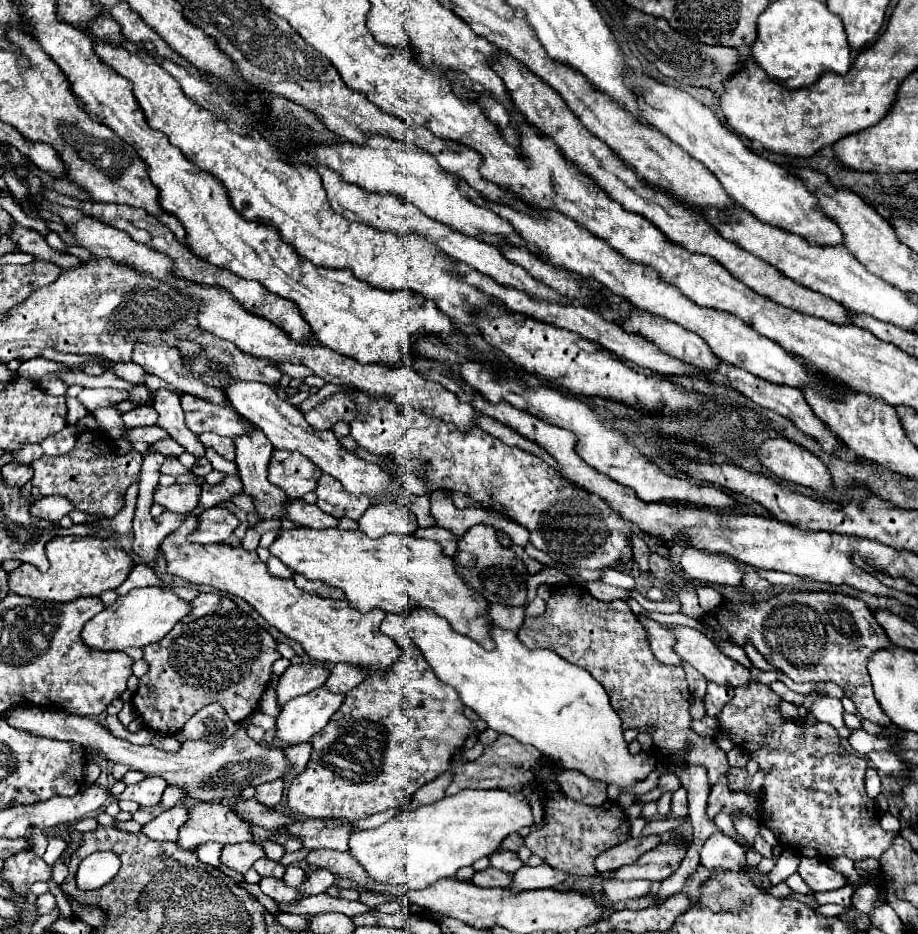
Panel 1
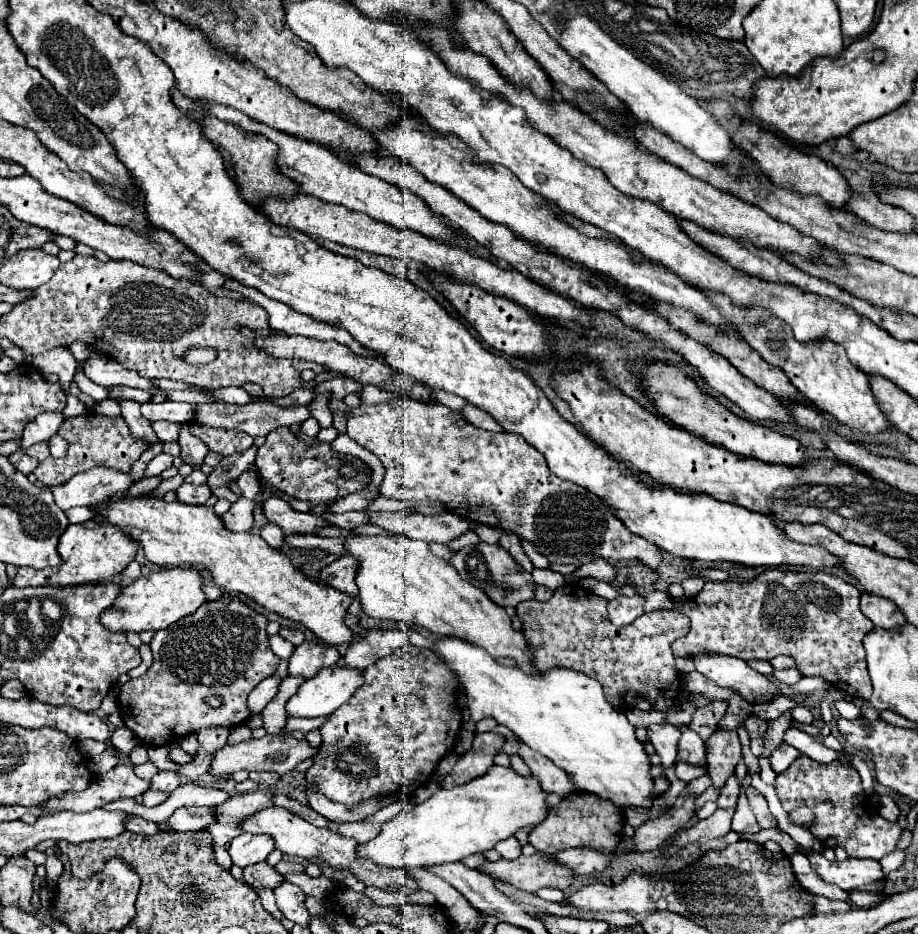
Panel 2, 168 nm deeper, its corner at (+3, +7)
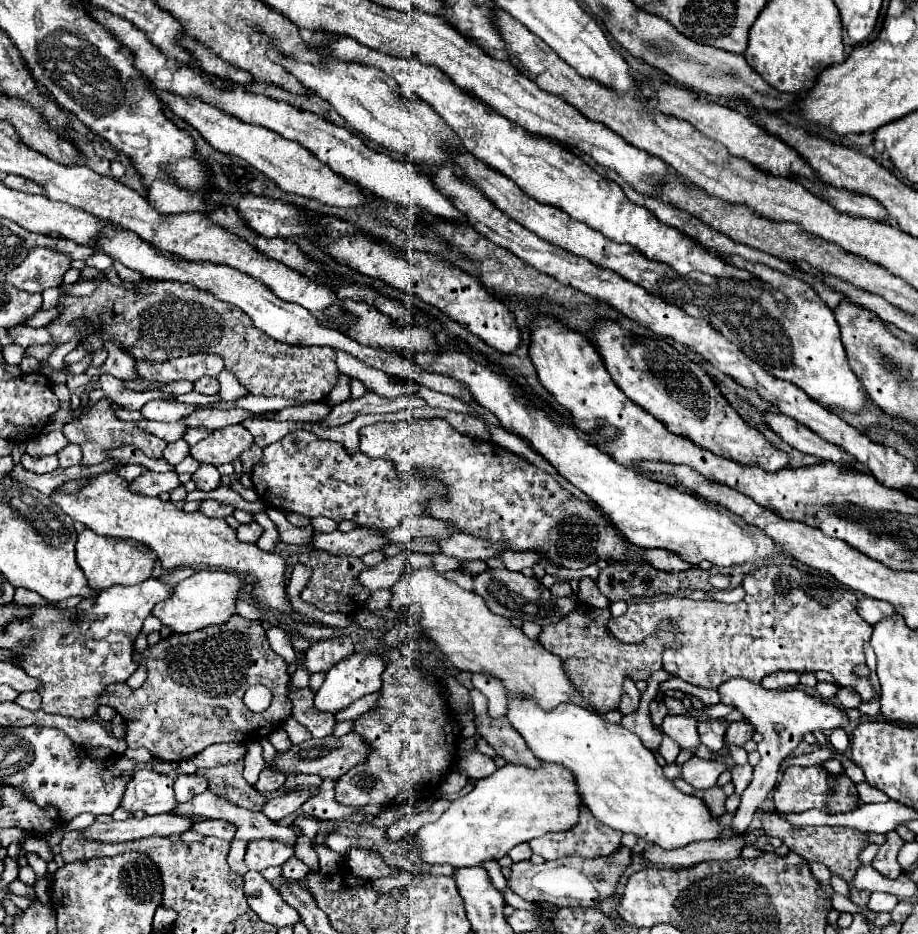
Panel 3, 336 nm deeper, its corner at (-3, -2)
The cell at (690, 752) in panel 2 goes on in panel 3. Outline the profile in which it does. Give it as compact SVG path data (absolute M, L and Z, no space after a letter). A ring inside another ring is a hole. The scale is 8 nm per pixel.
M668 715L662 721L662 733L672 737L682 749L688 749L692 753L696 753L700 745L696 727L698 727L696 715Z

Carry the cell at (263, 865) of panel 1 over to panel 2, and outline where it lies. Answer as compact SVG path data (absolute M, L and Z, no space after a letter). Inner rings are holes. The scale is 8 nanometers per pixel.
M258 862L258 864L246 866L244 872L242 872L242 880L254 890L262 890L262 888L274 890L284 882L282 876L266 862Z

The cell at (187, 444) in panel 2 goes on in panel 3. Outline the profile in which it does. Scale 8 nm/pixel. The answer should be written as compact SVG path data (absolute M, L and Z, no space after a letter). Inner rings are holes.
M200 463L198 469L196 469L196 473L192 475L192 479L196 481L198 489L202 489L202 491L212 491L212 489L216 489L218 483L220 483L220 473L218 473L218 469L216 469L214 465Z

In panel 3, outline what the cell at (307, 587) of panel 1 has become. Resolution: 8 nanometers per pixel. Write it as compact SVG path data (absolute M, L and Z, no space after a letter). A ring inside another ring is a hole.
M406 551L406 553L400 553L396 557L388 557L384 559L382 563L362 571L358 575L358 581L362 587L366 587L368 591L376 591L376 589L388 589L394 585L396 579L400 579L400 573L404 571L404 565L410 563L412 567L416 569L422 569L422 567L432 567L432 559L430 555L424 555L424 553L412 553L412 551Z

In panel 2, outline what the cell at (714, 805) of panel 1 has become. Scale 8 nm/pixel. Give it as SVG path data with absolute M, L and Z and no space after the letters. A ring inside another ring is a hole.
M716 730L706 740L706 750L708 776L712 778L716 788L722 788L724 782L734 774L734 766L742 760L738 734L730 730Z

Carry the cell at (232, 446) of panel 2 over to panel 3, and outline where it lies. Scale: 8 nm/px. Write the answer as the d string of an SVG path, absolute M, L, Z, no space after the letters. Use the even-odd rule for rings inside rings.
M228 425L212 431L206 439L190 447L190 455L200 463L234 463L254 443L252 433L242 425Z

